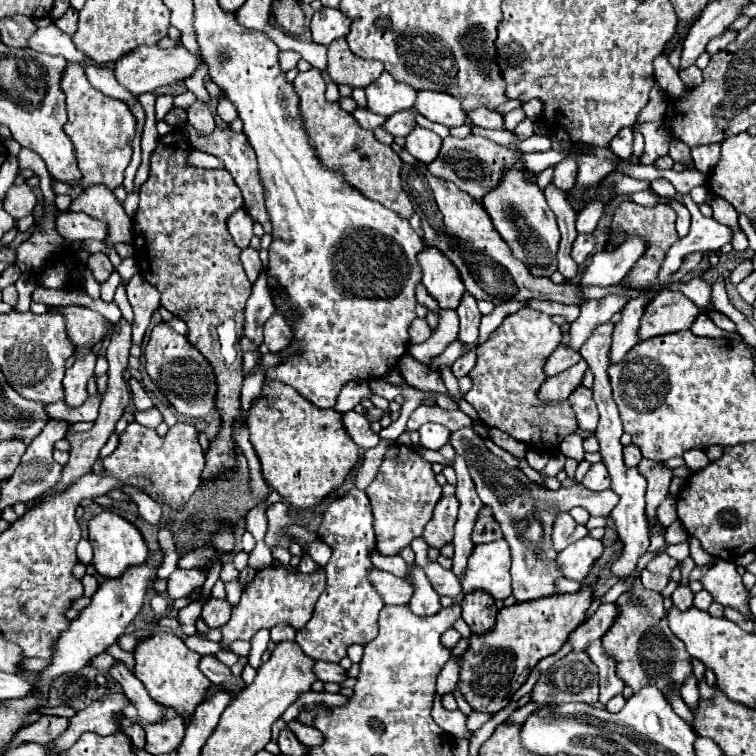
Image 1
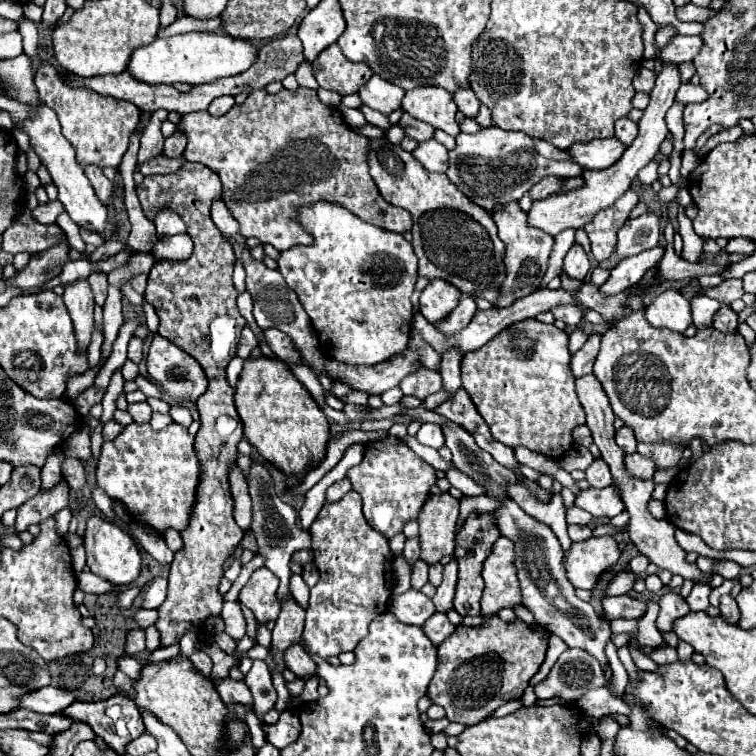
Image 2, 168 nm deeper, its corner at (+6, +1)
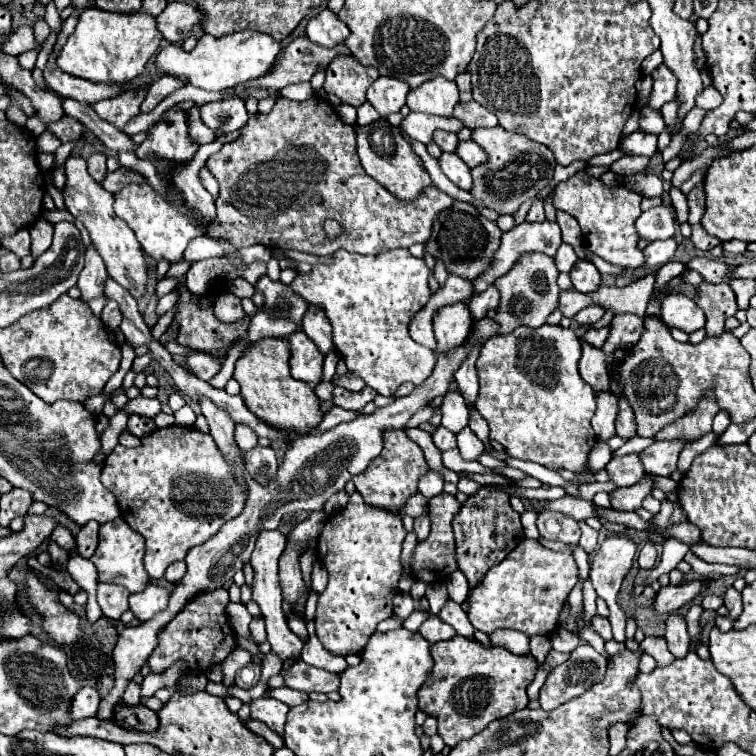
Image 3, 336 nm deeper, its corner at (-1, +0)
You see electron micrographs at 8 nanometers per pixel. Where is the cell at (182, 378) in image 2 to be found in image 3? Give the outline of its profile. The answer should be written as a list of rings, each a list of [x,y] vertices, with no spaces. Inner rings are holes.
[[[191,354],[187,356],[187,364],[197,378],[209,382],[221,370],[223,360],[217,360],[215,356],[209,356],[209,354]]]

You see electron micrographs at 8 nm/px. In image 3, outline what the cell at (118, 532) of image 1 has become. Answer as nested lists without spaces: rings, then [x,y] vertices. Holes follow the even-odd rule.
[[[123,518],[101,524],[99,546],[91,556],[91,562],[97,566],[97,572],[99,572],[99,578],[97,578],[99,582],[119,584],[129,592],[145,590],[145,586],[149,584],[149,574],[143,566],[143,556],[145,556],[145,538],[137,534],[133,528],[129,528],[129,524]]]

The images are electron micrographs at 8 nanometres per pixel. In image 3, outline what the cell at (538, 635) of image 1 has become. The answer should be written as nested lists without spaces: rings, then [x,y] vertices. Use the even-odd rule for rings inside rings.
[[[455,636],[431,646],[433,668],[419,692],[419,710],[437,718],[437,734],[449,748],[481,732],[489,722],[527,708],[525,688],[531,684],[537,662],[533,656],[515,656],[505,648],[483,648],[475,640]]]

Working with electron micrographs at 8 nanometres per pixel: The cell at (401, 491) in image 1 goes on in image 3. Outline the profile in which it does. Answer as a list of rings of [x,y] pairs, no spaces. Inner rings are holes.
[[[389,430],[385,432],[385,446],[381,450],[381,456],[371,460],[369,468],[357,476],[353,476],[357,492],[363,496],[363,500],[371,506],[385,508],[391,512],[401,512],[403,502],[417,492],[419,478],[429,470],[425,456],[421,448],[407,438],[403,430]]]

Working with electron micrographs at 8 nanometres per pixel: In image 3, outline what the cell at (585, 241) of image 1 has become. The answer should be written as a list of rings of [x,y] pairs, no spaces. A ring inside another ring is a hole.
[[[579,260],[573,270],[571,270],[571,282],[573,282],[573,288],[583,292],[583,294],[589,294],[589,292],[595,292],[599,288],[599,282],[601,282],[601,274],[599,270],[593,266],[593,262],[589,260]]]

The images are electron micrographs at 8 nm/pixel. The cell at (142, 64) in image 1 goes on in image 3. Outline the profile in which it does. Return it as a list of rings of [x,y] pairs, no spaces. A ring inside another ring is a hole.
[[[241,30],[223,38],[203,34],[203,38],[191,52],[185,52],[179,44],[167,44],[157,54],[155,64],[163,74],[187,78],[193,86],[199,86],[203,90],[229,90],[235,88],[237,84],[269,74],[281,50],[283,50],[281,42],[273,40],[269,34],[261,34],[255,30]]]

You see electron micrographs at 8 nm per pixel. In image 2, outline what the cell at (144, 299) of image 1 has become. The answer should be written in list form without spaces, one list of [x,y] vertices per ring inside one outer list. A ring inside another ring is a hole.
[[[136,337],[130,339],[128,359],[132,359],[134,363],[140,363],[140,361],[142,361],[142,339],[136,339]]]

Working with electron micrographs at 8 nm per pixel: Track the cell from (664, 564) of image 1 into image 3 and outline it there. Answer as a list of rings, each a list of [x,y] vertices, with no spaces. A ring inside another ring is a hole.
[[[645,542],[639,552],[639,566],[645,570],[651,570],[655,566],[655,562],[657,562],[657,550],[651,542]]]

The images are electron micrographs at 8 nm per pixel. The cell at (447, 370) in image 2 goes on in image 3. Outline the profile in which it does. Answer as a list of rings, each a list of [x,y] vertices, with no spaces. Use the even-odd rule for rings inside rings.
[[[447,392],[443,398],[443,404],[441,404],[441,410],[443,410],[441,426],[451,430],[453,434],[461,432],[467,426],[469,410],[467,410],[467,404],[459,392]]]

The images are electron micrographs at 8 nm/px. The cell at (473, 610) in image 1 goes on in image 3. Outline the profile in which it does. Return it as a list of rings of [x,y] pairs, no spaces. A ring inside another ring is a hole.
[[[483,486],[467,498],[467,502],[453,518],[453,530],[457,542],[459,570],[469,580],[471,588],[481,582],[481,578],[491,566],[499,564],[521,540],[525,540],[519,514],[509,504],[509,494],[491,486]]]

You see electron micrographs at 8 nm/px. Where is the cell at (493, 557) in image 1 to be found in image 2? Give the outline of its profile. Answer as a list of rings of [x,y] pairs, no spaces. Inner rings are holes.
[[[500,537],[488,559],[484,561],[482,579],[486,583],[486,599],[482,599],[482,615],[498,613],[502,607],[520,603],[520,587],[514,567],[514,545],[510,539]]]

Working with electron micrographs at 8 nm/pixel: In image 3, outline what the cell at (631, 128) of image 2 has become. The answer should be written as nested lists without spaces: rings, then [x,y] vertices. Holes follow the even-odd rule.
[[[645,108],[645,110],[641,110],[639,128],[641,128],[643,132],[661,134],[661,132],[665,130],[665,120],[663,120],[663,116],[661,116],[661,110],[653,110],[653,108]]]

